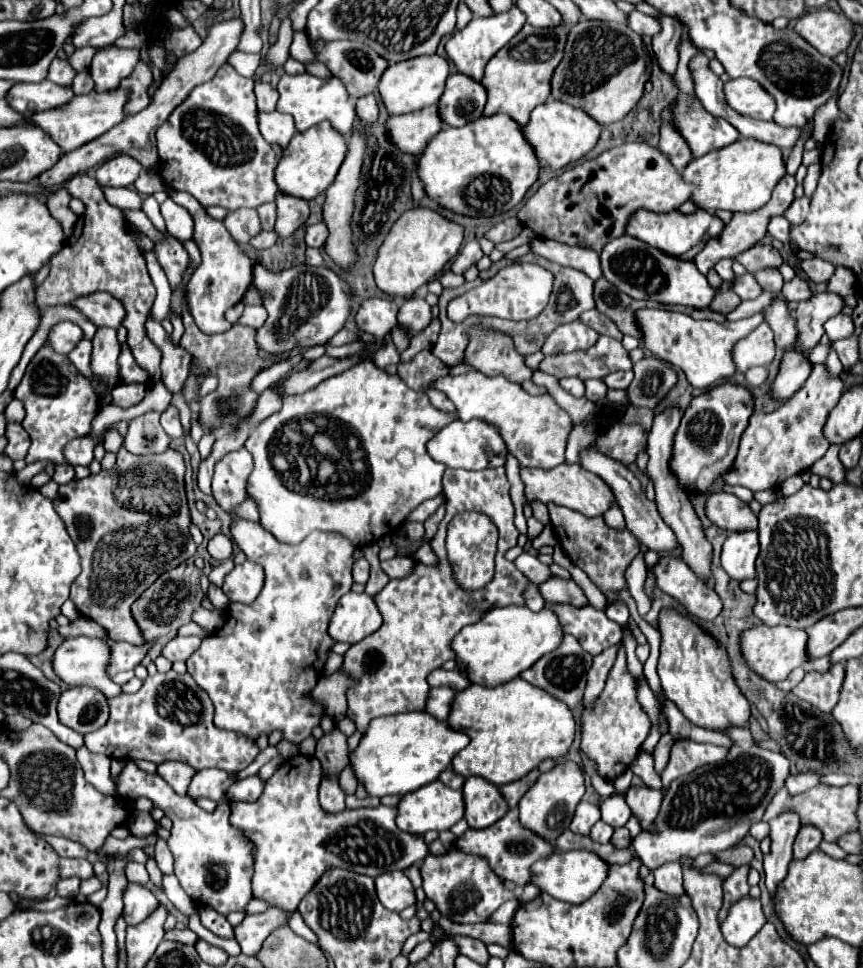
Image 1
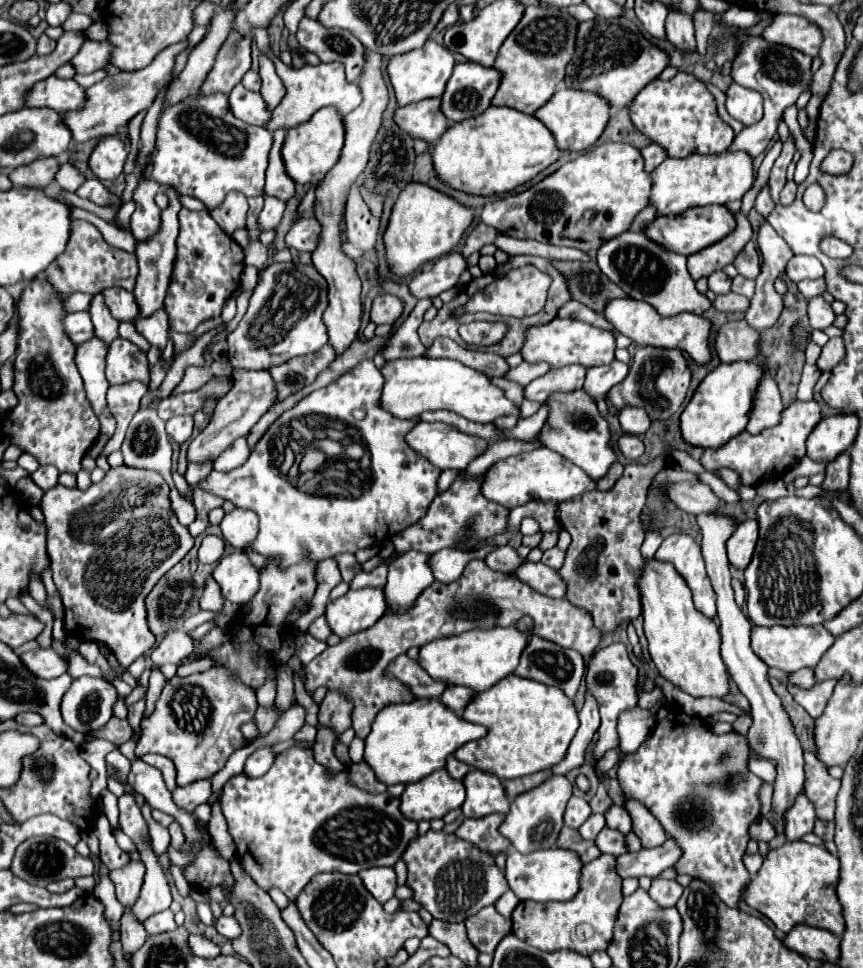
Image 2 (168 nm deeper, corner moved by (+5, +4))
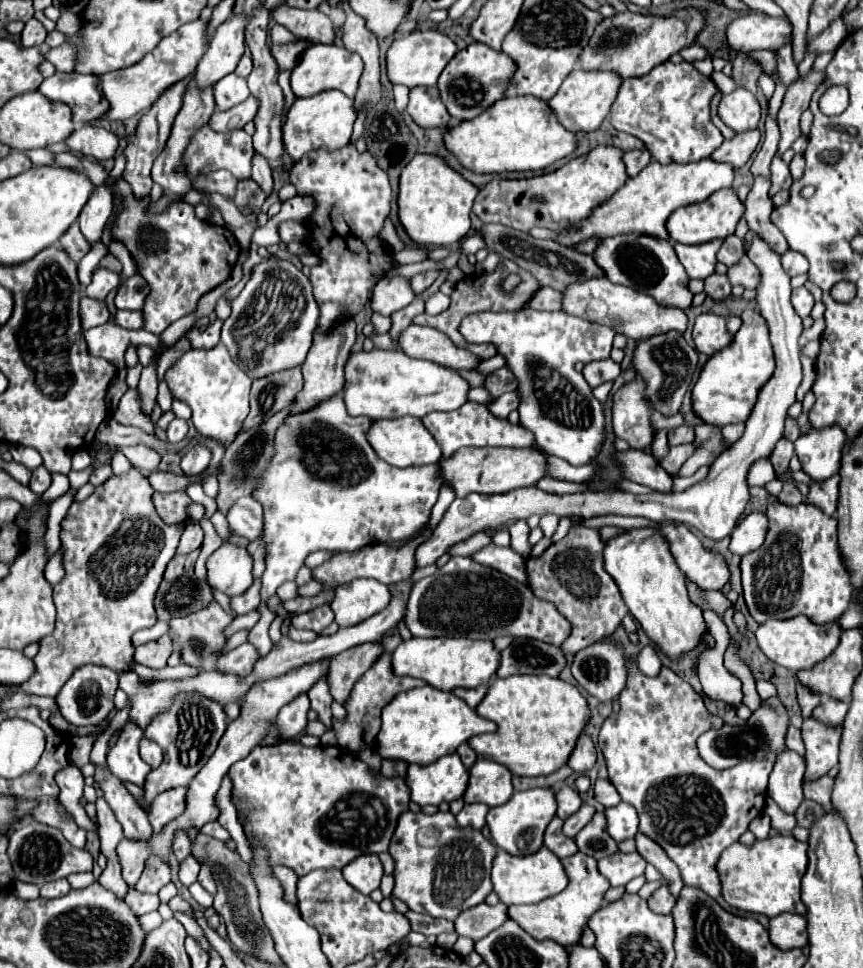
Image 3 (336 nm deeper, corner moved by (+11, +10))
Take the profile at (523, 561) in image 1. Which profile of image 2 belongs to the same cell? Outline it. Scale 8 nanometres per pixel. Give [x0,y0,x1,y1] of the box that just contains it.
[486,545,524,573]

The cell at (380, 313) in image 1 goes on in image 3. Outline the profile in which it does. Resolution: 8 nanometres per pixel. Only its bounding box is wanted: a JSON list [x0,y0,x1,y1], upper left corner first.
[370,275,416,315]

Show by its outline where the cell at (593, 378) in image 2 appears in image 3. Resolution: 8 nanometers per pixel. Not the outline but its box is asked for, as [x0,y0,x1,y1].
[582,359,620,387]

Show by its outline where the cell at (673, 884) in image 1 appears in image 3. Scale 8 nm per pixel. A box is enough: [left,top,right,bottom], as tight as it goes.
[648,885,676,915]

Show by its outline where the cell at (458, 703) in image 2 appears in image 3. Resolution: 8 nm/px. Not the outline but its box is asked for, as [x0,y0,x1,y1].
[454,685,488,709]

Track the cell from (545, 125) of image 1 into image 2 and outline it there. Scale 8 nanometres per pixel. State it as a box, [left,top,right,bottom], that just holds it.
[534,87,610,151]

